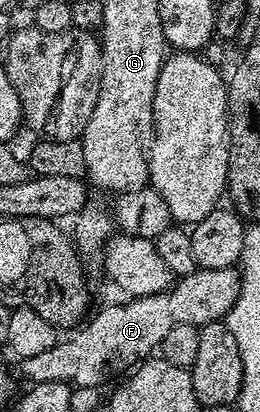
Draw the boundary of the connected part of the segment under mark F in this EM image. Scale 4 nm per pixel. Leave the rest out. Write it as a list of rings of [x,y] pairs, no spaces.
[[[235,267],[226,269],[204,270],[197,268],[188,275],[181,276],[166,291],[158,294],[135,296],[127,300],[124,305],[110,305],[100,310],[94,317],[87,320],[84,326],[69,328],[52,348],[47,352],[36,353],[19,362],[23,375],[31,384],[72,382],[76,387],[94,387],[100,381],[100,371],[106,363],[120,357],[126,361],[138,361],[153,354],[160,346],[165,334],[177,325],[194,325],[201,327],[204,324],[219,322],[225,318],[232,305],[235,304],[242,289],[241,272]]]

